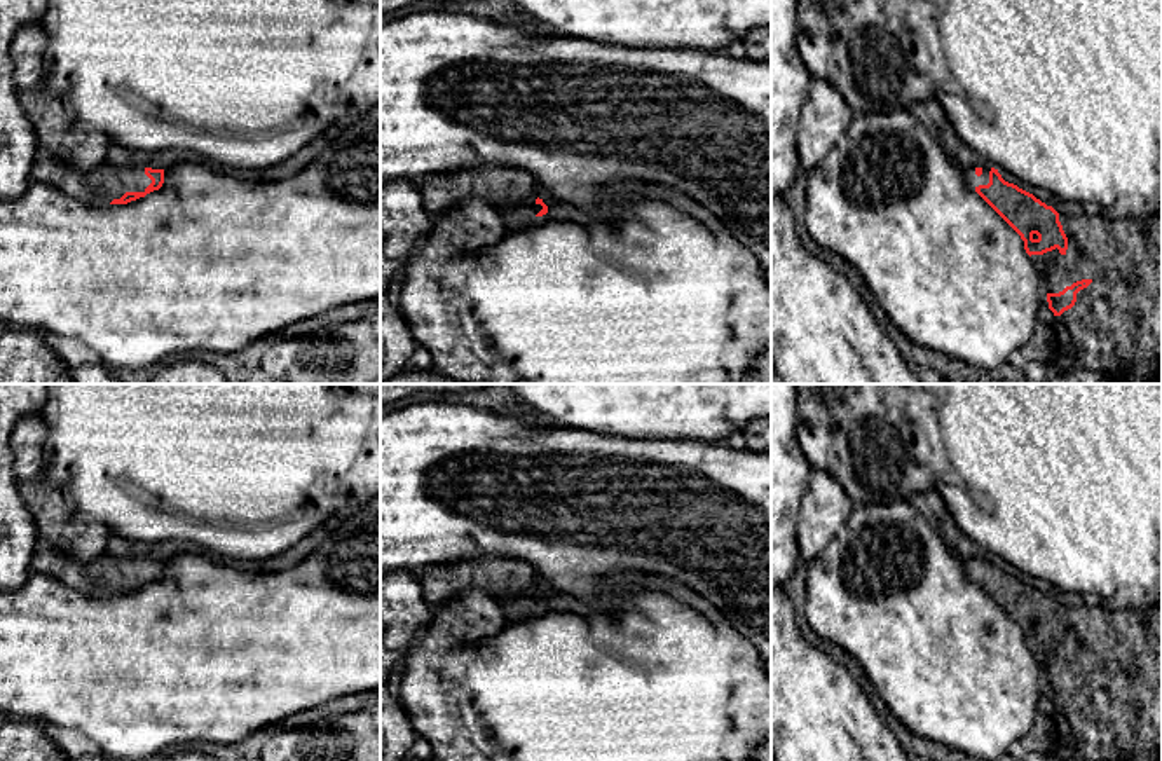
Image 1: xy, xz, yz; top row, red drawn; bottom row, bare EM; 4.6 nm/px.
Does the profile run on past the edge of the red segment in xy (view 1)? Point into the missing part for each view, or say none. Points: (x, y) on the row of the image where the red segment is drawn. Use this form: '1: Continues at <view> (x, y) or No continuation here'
1: Continues at xy (98, 187)

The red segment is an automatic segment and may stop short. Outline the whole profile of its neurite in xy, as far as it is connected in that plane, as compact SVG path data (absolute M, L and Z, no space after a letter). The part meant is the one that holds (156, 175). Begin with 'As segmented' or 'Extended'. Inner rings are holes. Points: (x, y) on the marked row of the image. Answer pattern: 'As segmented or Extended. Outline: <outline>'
Extended. Outline: M38 145L31 180L52 185L85 206L103 208L127 204L159 190L164 183L164 169L115 166L103 159L92 169L84 171L56 159Z

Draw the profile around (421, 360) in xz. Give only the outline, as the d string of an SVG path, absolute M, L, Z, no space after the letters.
M417 346L414 354L410 356L408 363L405 365L403 372L419 372L419 370L431 370L433 358L427 349Z

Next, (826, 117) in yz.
M811 77L797 122L797 161L810 173L844 138L855 112L839 91L824 79Z

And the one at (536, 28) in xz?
M506 16L506 17L497 19L497 23L508 24L508 26L515 26L515 28L525 30L525 31L529 31L532 35L539 35L539 37L555 35L555 31L550 26L546 26L543 23L527 23L520 16Z

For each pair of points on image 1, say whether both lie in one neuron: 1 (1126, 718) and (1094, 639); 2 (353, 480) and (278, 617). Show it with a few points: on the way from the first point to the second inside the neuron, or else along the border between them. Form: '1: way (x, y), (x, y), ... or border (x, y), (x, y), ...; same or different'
1: way (1126, 699), (1126, 671), (1114, 658); same
2: border (362, 507), (349, 517); different

